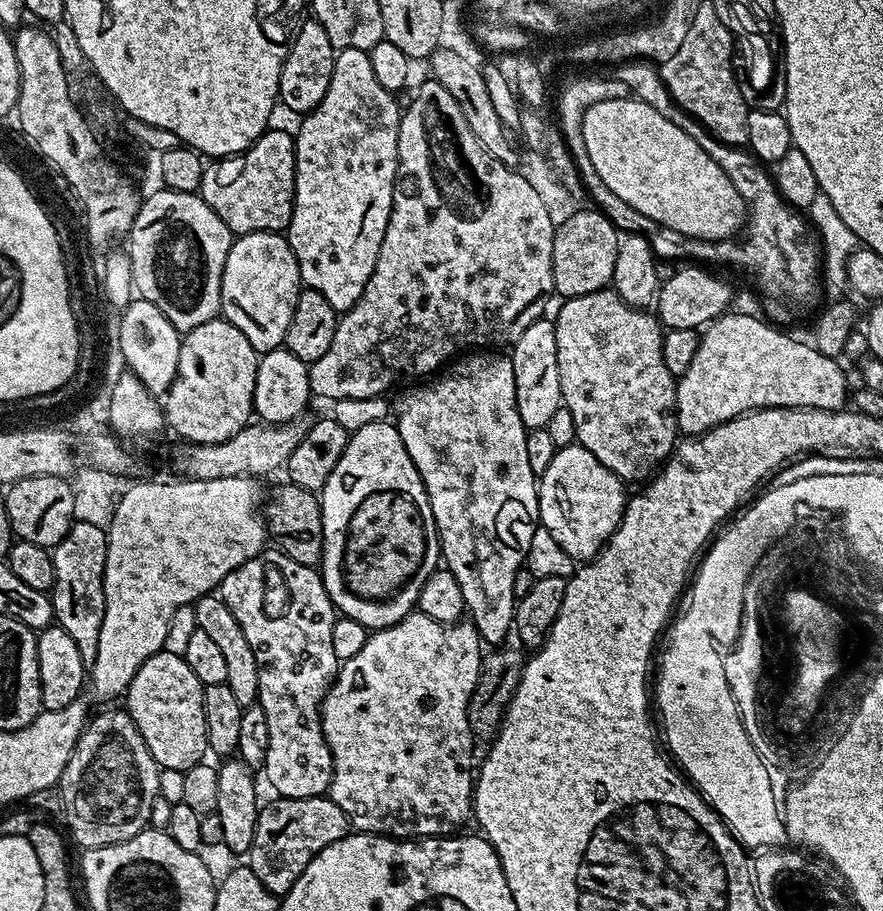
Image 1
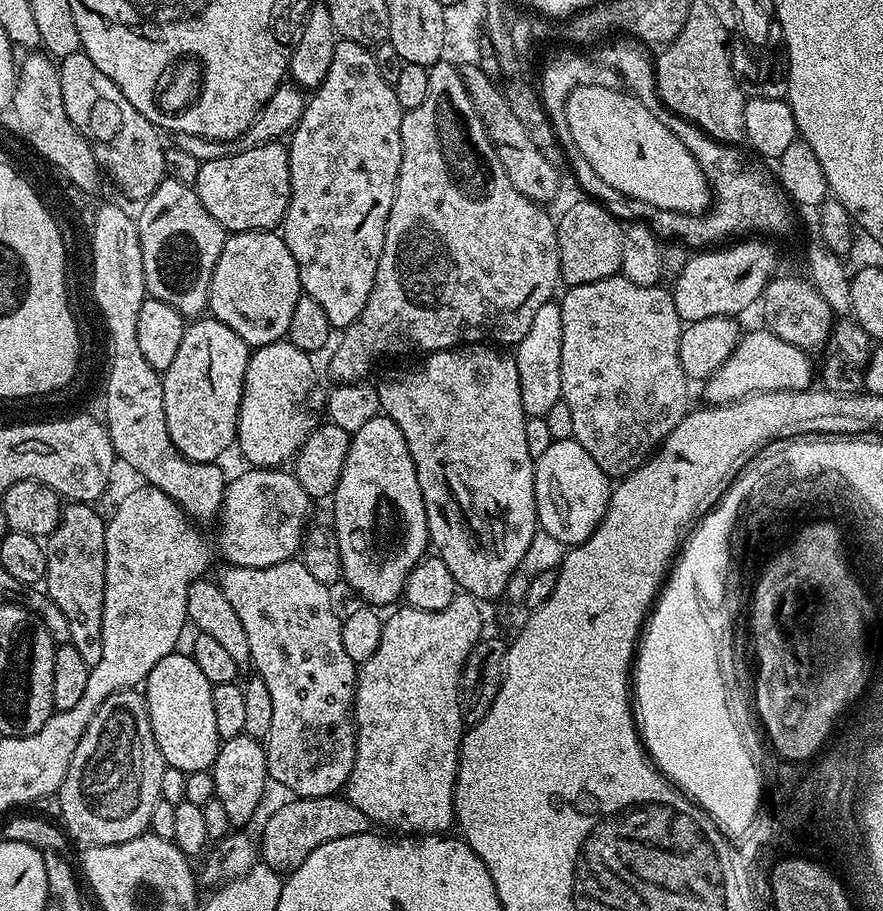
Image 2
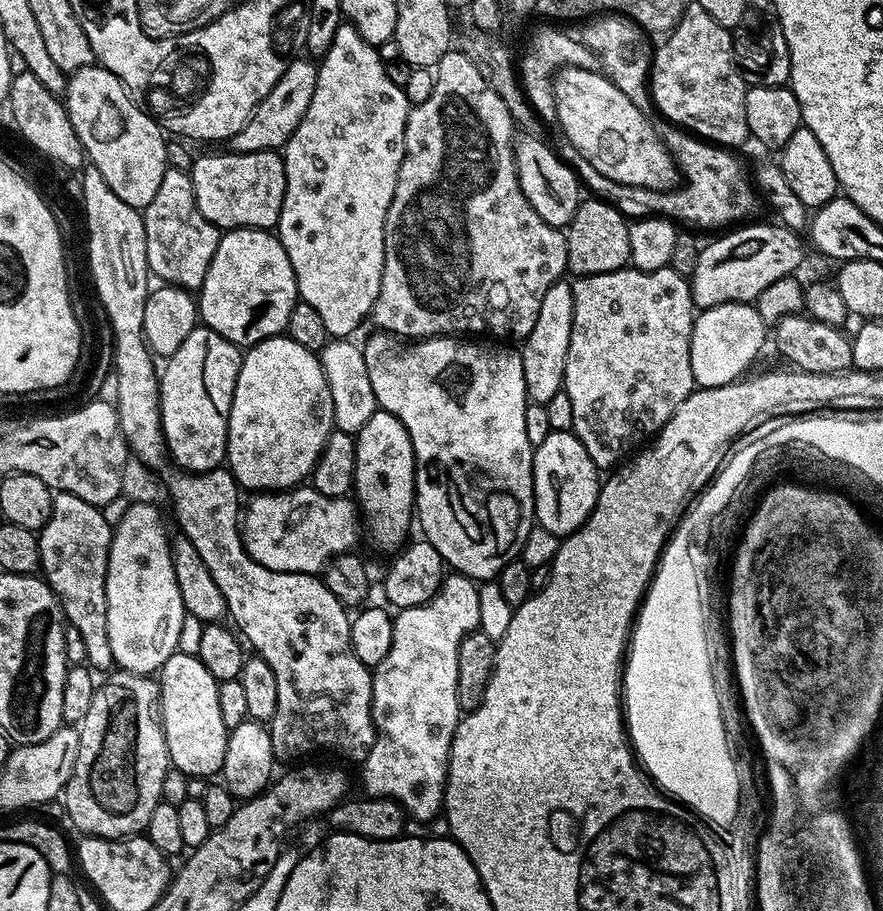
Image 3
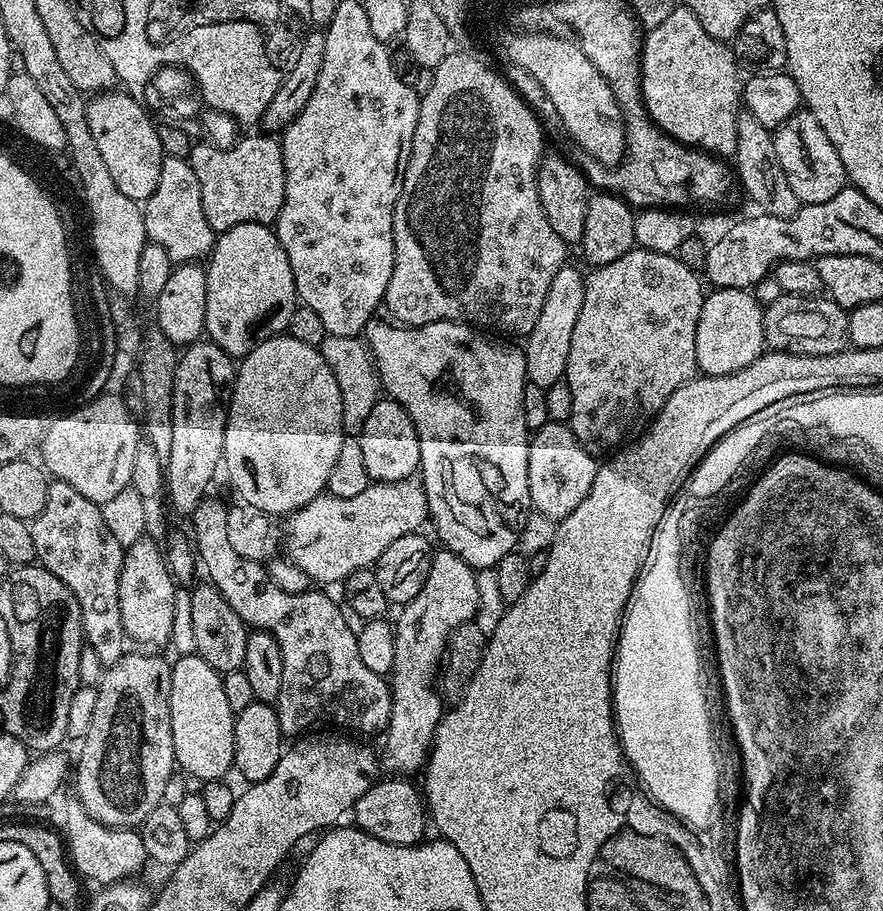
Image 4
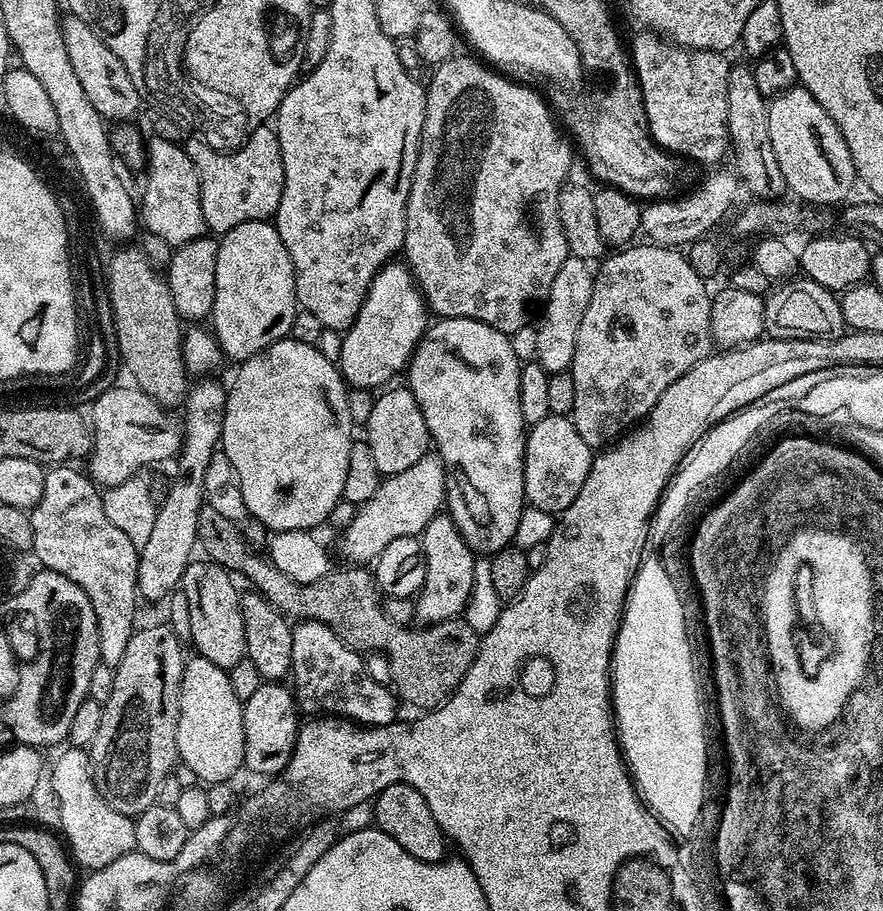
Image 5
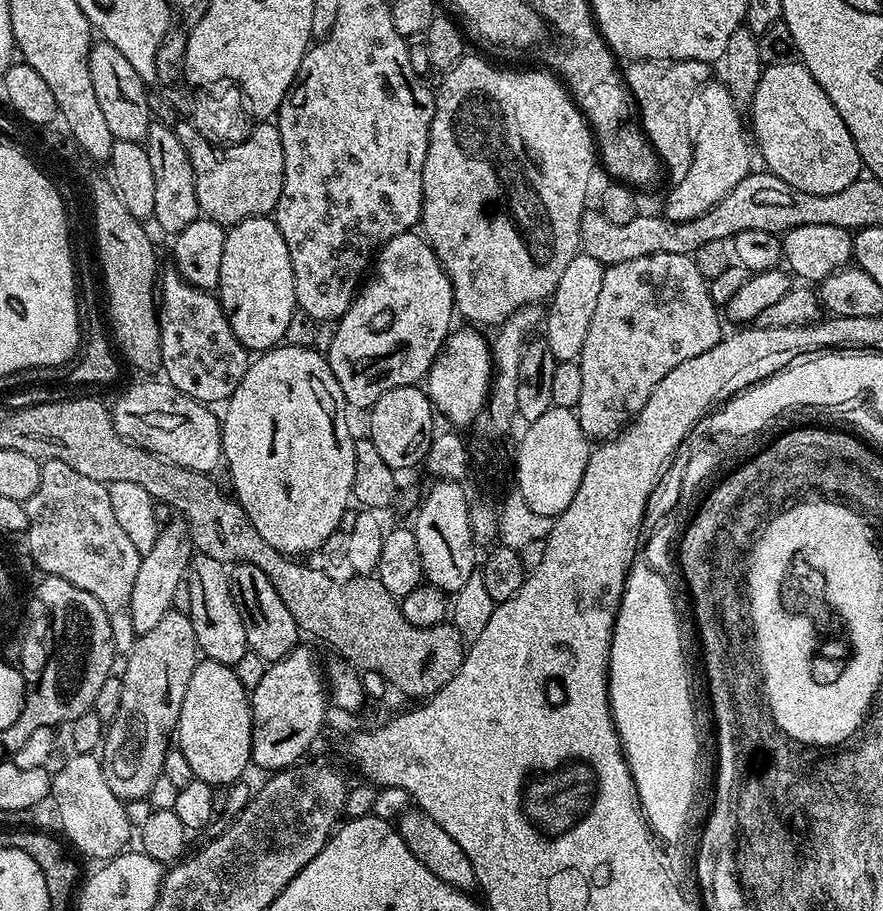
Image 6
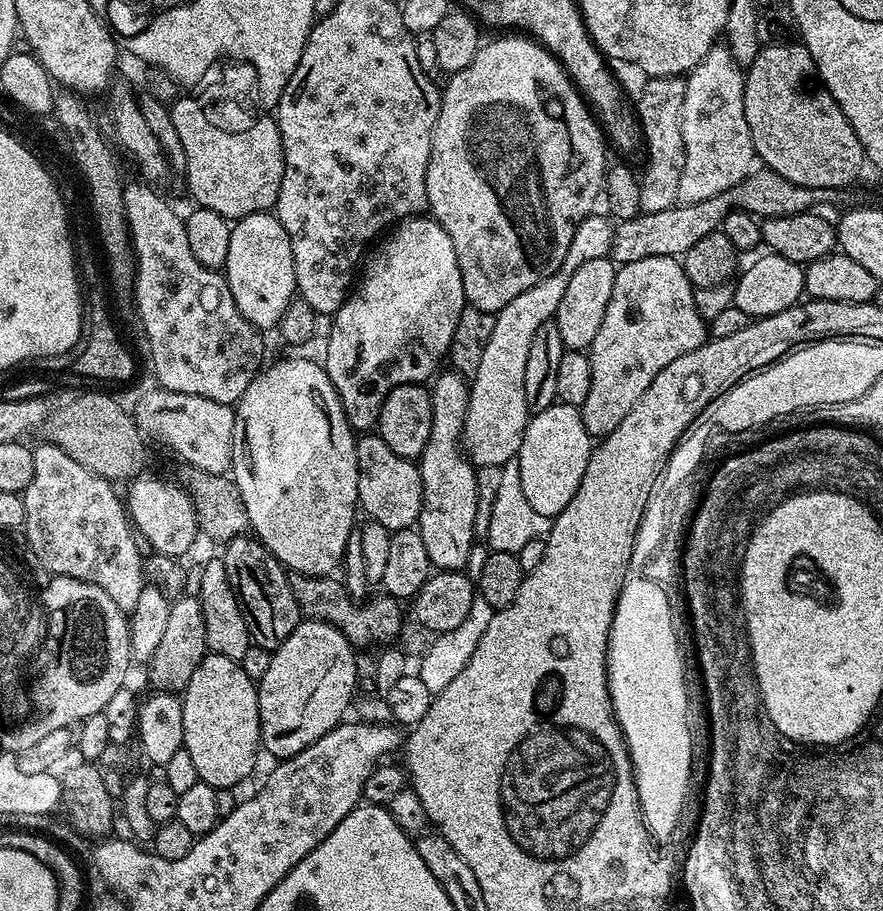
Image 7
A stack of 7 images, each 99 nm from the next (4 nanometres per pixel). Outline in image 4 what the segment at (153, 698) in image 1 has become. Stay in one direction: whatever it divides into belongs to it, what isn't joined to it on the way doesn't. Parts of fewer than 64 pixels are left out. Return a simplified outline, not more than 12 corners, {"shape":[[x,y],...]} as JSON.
{"shape":[[171,661],[170,730],[179,771],[224,780],[235,715],[221,673]]}

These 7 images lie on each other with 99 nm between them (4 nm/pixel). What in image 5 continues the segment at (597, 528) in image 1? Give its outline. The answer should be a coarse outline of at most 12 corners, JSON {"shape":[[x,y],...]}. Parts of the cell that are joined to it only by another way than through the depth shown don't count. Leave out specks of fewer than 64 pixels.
{"shape":[[568,416],[527,429],[524,495],[553,514],[578,498],[594,449]]}

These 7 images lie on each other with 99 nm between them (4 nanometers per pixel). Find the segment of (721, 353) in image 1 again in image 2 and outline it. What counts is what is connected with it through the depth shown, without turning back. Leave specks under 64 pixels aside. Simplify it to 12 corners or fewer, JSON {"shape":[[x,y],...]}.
{"shape":[[745,331],[703,381],[709,405],[813,387],[805,349]]}

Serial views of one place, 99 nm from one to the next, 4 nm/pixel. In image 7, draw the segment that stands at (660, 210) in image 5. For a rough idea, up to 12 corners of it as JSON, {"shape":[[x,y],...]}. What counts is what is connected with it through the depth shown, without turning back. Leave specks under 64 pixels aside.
{"shape":[[741,65],[687,73],[679,203],[742,183],[758,157]]}

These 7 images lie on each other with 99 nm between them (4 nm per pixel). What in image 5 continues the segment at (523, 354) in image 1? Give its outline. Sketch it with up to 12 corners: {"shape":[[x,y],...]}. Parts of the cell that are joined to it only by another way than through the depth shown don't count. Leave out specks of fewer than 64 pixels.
{"shape":[[569,254],[550,286],[534,360],[571,369],[593,265]]}

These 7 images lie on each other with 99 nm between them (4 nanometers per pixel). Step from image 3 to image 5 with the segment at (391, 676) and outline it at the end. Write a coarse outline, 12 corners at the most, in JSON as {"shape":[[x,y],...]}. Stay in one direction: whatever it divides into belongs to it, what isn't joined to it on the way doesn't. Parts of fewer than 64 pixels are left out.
{"shape":[[452,517],[422,533],[421,625],[465,611],[477,557]]}

